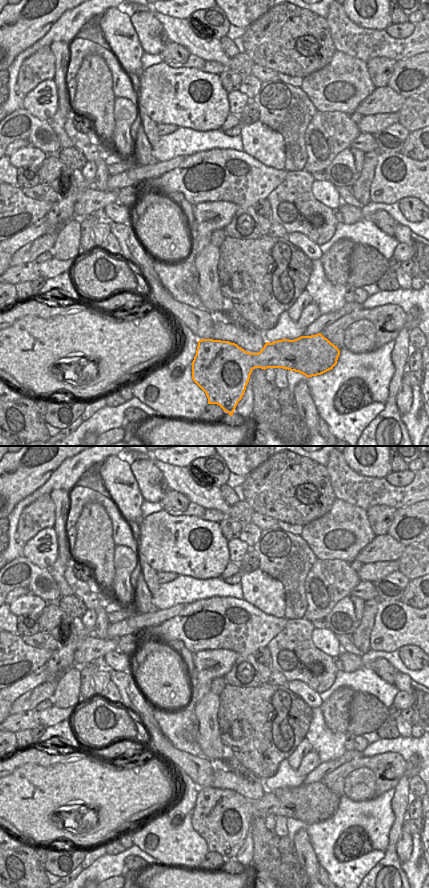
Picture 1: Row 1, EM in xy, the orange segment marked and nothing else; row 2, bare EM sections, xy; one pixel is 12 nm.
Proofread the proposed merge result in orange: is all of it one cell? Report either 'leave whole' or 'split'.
leave whole

